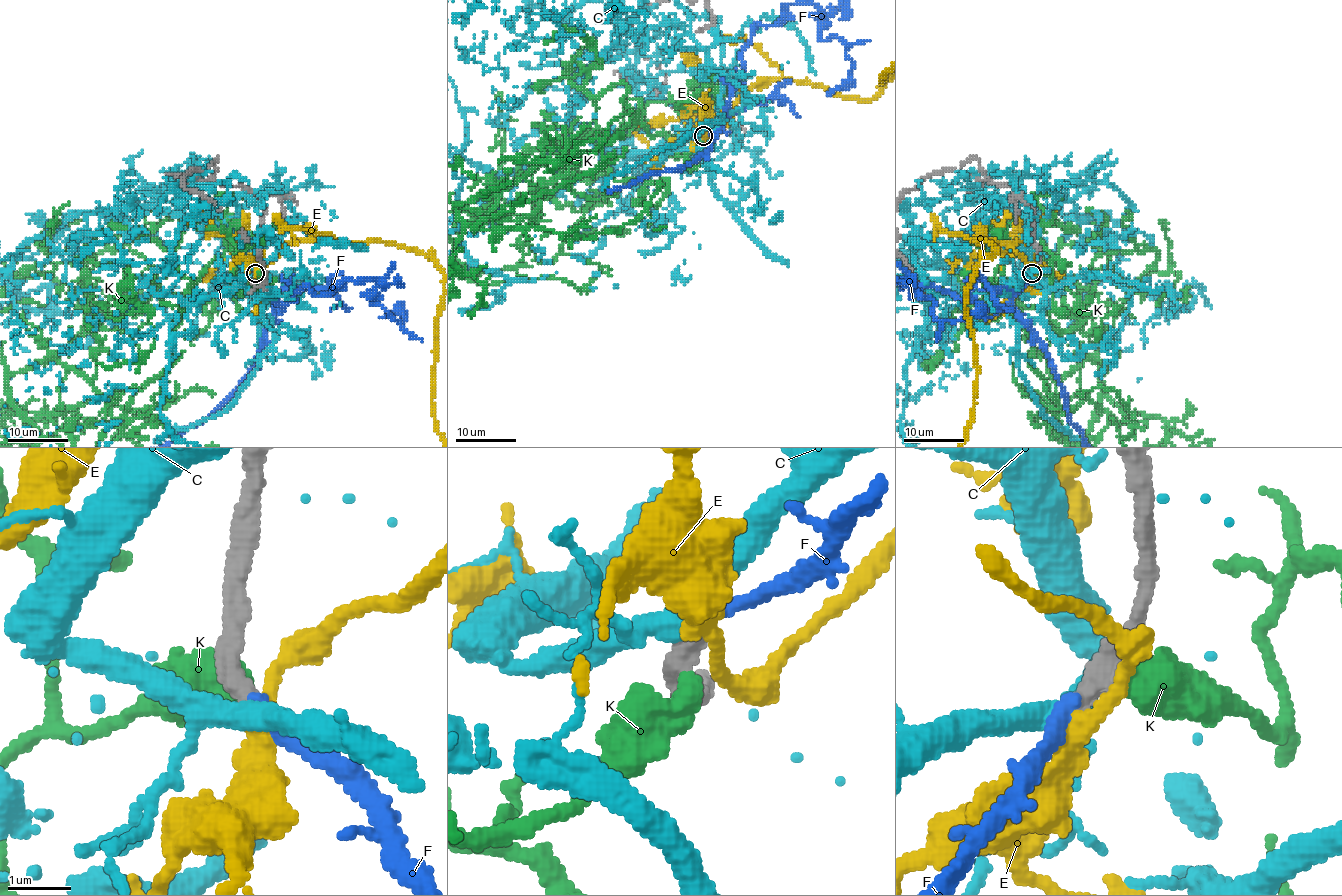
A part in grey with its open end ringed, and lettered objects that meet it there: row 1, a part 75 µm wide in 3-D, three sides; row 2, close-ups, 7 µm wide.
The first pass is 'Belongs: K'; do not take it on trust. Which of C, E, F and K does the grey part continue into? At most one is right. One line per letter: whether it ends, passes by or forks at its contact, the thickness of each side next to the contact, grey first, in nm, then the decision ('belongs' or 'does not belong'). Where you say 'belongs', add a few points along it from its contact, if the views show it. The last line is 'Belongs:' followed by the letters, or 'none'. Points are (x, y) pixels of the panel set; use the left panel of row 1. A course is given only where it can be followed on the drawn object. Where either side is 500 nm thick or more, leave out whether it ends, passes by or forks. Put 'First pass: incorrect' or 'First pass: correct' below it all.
C: it forks | 400/320 nm | does not belong
E: it passes by | 380/300 nm | does not belong
F: it ends | 400/280 nm | belongs
K: 480/600 nm | does not belong
Belongs: F
First pass: incorrect

